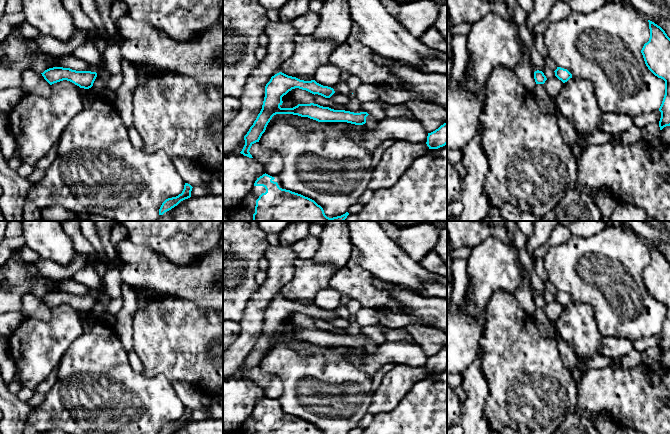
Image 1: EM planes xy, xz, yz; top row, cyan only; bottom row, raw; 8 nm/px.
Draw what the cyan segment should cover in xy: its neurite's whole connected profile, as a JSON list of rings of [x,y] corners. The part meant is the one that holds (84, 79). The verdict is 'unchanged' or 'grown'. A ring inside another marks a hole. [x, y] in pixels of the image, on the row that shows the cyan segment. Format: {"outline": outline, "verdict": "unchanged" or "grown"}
{"outline": [[[63,67],[49,68],[41,74],[50,85],[67,80],[84,89],[91,88],[97,77],[96,72],[76,71]]], "verdict": "unchanged"}

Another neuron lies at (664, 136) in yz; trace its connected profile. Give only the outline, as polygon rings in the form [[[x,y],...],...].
[[[670,126],[664,127],[659,135],[659,139],[666,145],[670,145]]]

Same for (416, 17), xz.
[[[417,0],[401,4],[397,21],[402,27],[419,39],[434,26],[440,12],[440,5],[433,0]]]

